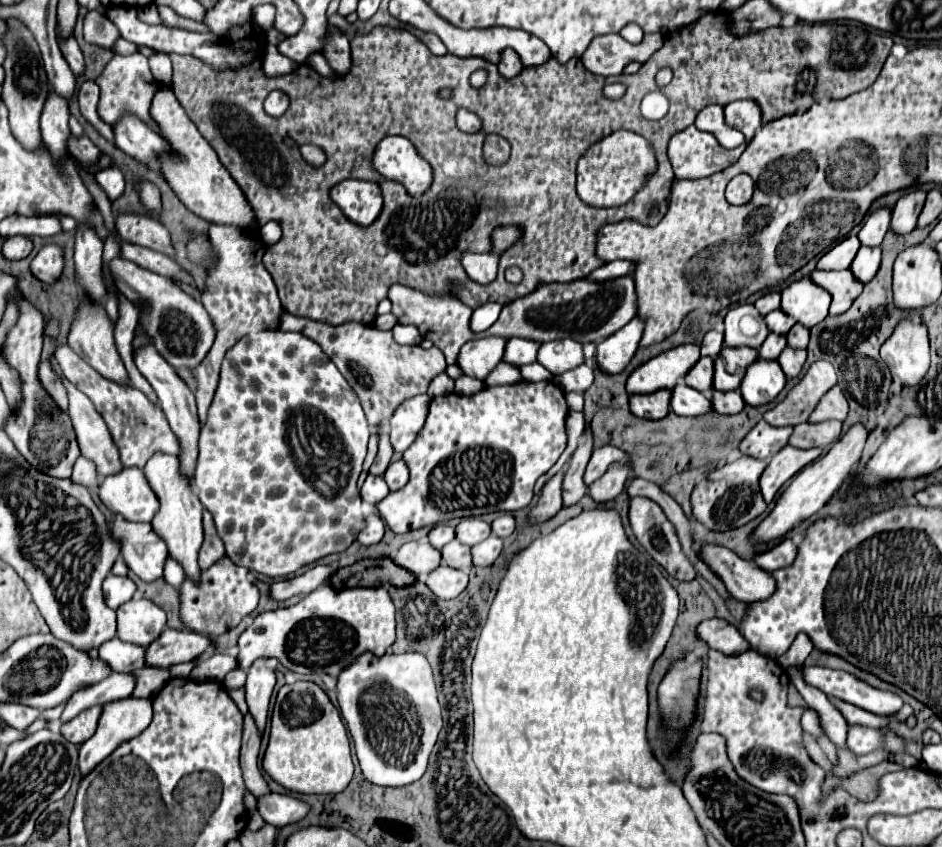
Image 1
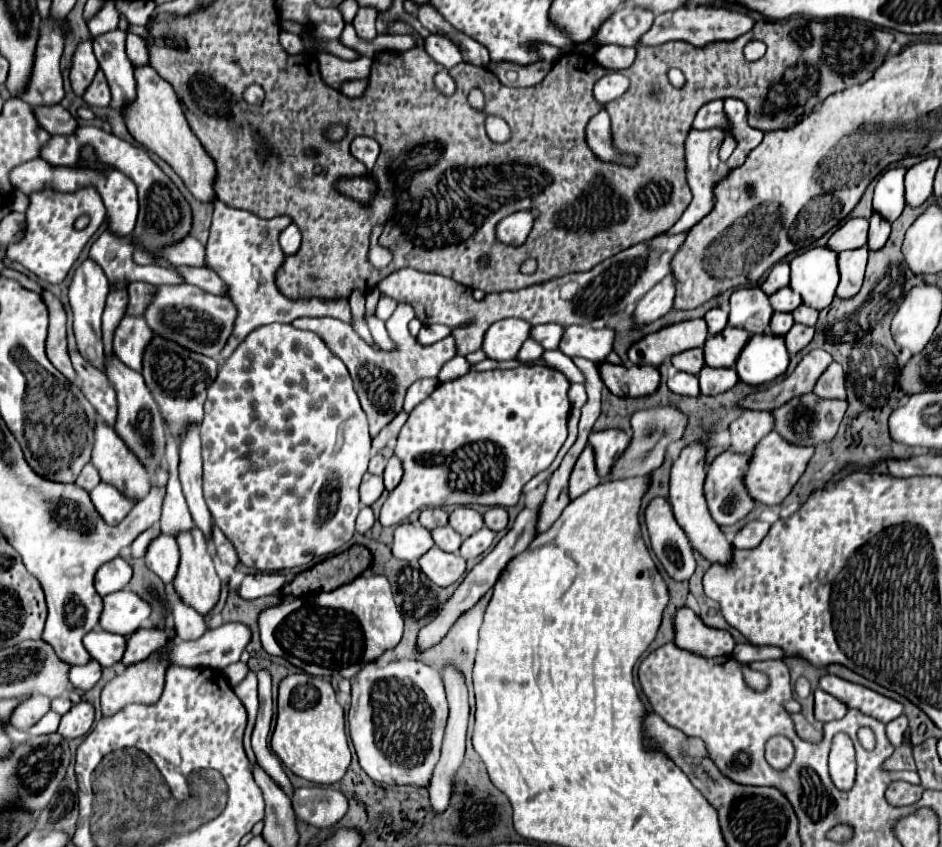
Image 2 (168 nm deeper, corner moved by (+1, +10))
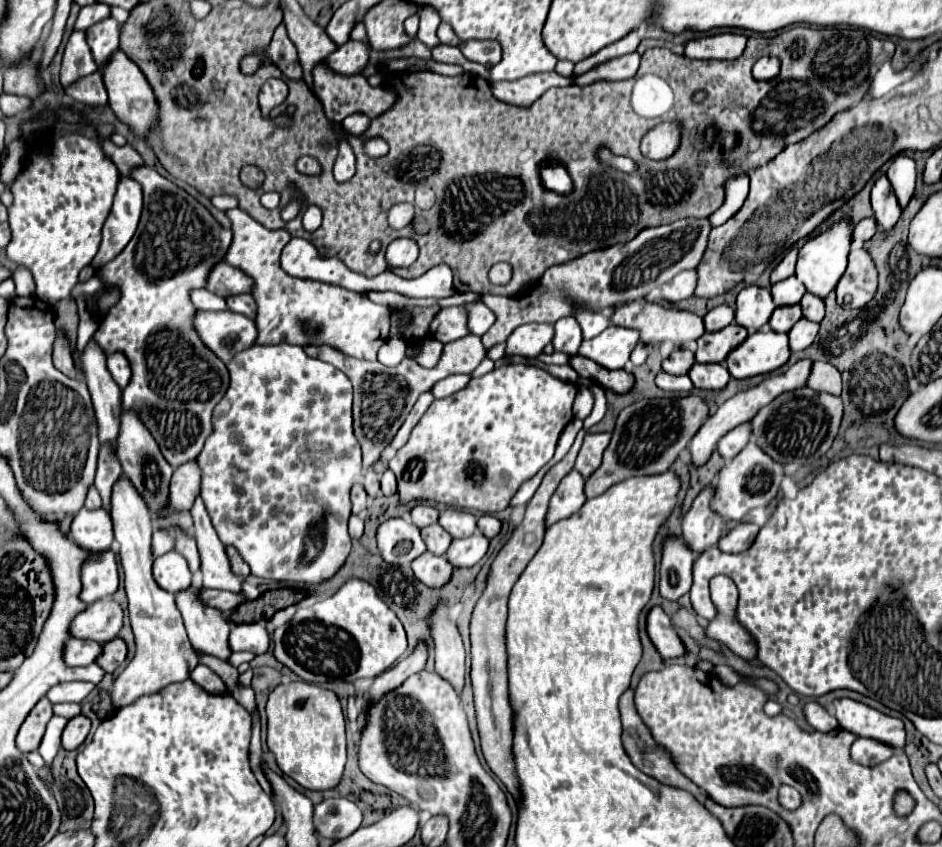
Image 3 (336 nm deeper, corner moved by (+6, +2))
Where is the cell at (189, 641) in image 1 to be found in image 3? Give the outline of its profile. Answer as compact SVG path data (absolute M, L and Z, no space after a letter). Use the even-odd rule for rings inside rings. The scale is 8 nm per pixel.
M116 637L116 639L112 639L110 643L104 643L104 645L102 645L102 655L98 655L96 663L98 663L104 671L112 673L116 667L120 667L120 665L124 663L126 653L128 653L126 643L124 643L120 637Z

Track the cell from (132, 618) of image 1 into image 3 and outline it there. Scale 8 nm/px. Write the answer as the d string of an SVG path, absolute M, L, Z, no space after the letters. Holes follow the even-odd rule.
M100 599L98 603L86 605L86 611L78 613L70 623L70 637L92 639L96 643L106 643L118 635L122 627L122 607L114 599Z

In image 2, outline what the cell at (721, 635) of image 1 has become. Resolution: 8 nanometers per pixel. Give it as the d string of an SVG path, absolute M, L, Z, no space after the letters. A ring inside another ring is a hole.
M689 607L679 609L675 615L675 643L681 649L707 657L731 655L736 646L729 631L705 625L703 619Z

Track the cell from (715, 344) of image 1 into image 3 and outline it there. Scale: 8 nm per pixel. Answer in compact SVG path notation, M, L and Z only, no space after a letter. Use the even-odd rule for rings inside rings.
M718 305L710 309L704 317L706 331L720 331L730 323L734 323L734 309L730 305Z

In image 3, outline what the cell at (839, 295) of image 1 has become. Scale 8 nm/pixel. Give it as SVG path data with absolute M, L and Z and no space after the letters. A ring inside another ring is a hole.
M852 249L846 273L836 285L838 305L842 309L862 309L870 303L870 299L874 299L876 289L878 271L870 259L870 253L866 249Z

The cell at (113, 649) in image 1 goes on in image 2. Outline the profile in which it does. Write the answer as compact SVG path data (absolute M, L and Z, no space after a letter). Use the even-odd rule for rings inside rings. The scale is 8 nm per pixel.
M93 629L89 635L85 635L83 645L87 647L89 655L101 663L101 667L113 667L123 659L127 637Z

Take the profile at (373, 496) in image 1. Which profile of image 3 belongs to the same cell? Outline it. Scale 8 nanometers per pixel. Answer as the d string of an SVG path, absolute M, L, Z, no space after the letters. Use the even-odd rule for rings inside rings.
M354 485L354 487L352 487L352 491L350 491L350 501L352 501L352 513L354 513L354 515L366 511L368 495L366 495L366 491L364 491L362 485Z

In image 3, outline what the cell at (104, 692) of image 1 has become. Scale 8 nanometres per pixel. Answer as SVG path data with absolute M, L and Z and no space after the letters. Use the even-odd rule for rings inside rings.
M264 623L232 625L232 633L230 633L232 651L252 651L256 655L262 655L270 649L270 643L272 639Z

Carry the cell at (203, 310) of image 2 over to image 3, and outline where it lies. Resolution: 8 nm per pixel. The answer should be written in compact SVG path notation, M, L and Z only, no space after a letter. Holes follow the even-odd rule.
M198 311L194 317L194 327L200 339L210 347L224 363L230 363L236 353L256 345L254 339L258 337L258 329L254 329L254 321L232 311Z

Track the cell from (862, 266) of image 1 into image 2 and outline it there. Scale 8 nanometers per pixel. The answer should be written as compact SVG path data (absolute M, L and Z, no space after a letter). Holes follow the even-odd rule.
M873 215L873 217L869 219L869 223L871 223L871 225L869 225L867 249L869 249L869 251L879 251L879 249L885 245L889 233L891 233L891 223L885 221L885 219L881 219L879 215Z

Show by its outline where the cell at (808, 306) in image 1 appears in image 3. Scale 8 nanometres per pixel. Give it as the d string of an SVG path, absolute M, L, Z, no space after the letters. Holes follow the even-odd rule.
M844 217L838 223L830 225L826 231L806 239L806 243L800 247L800 255L798 255L798 263L796 263L796 277L806 285L806 291L810 291L818 297L826 297L836 287L838 279L846 271L850 243L852 243L850 217Z

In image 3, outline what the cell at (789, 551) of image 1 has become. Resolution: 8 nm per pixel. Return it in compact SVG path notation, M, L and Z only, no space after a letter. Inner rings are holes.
M738 523L728 535L724 535L724 537L718 541L718 547L720 547L724 553L742 553L742 551L746 551L746 549L754 543L758 531L760 531L758 525Z

